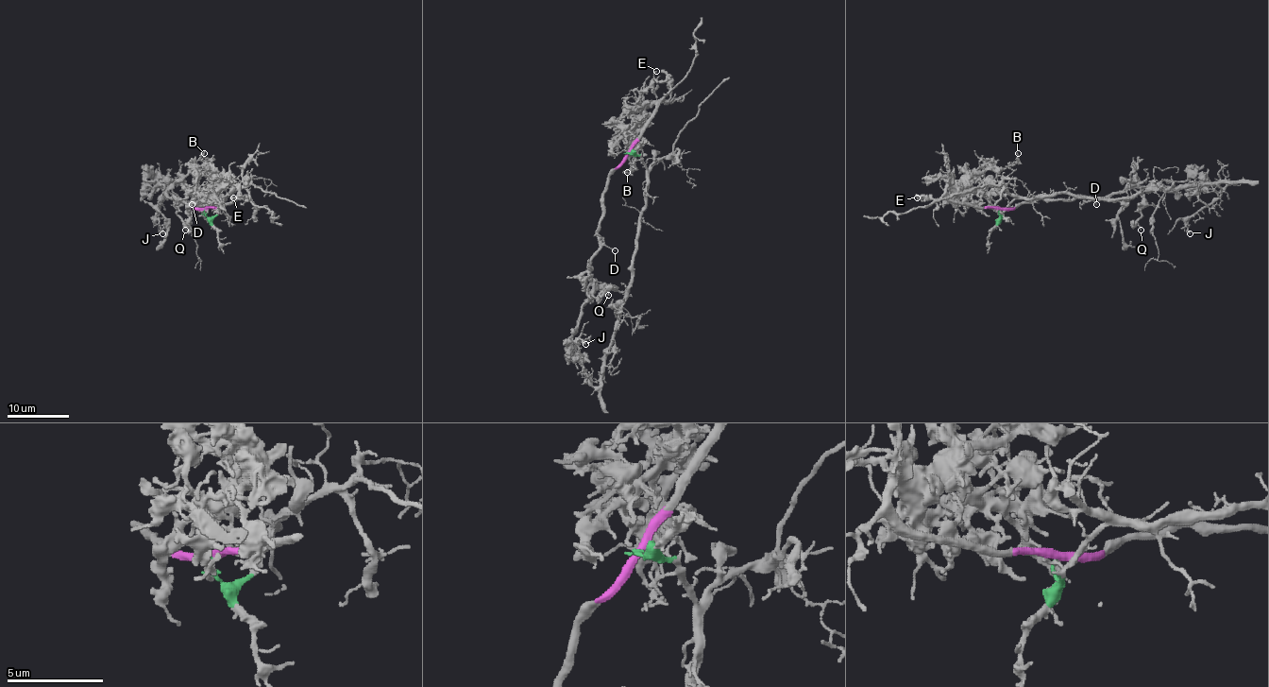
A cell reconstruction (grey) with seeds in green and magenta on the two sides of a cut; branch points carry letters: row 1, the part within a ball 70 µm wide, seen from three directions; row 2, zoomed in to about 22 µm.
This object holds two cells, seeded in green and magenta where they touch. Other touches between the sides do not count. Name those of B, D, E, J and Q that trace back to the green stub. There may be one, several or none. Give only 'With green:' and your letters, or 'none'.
With green: J

